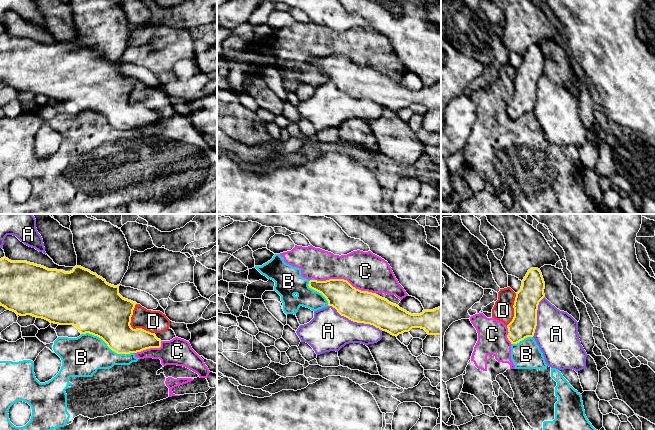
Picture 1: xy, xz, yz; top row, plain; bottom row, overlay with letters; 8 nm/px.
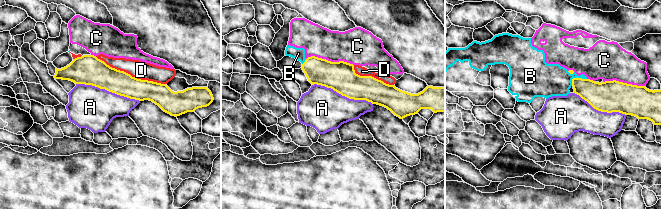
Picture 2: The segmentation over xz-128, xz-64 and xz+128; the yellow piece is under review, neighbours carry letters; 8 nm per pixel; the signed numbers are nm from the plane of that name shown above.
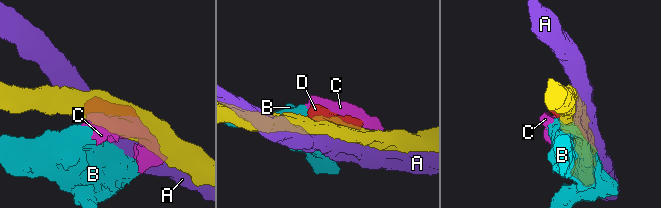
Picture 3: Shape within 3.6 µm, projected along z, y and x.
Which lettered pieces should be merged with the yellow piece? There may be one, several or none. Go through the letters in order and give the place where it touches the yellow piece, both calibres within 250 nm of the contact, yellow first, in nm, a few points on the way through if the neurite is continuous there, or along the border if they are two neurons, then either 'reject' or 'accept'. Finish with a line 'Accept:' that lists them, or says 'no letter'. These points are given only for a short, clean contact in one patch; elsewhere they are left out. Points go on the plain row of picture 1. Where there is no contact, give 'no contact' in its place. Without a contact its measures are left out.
A: meets yellow in xz at (355, 97); 260 nm thick on the yellow side, 320 nm on the other; reject
B: meets yellow in xy at (107, 121); 380 nm thick on the yellow side, 320 nm on the other; reject
C: meets yellow in xz at (343, 55); 260 nm thick on the yellow side, 300 nm on the other; reject
D: meets yellow in xy at (130, 102); 400 nm thick on the yellow side, 180 nm on the other; reject
Accept: no letter

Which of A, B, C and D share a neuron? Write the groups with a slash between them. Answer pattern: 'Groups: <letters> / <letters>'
Groups: A / B C D

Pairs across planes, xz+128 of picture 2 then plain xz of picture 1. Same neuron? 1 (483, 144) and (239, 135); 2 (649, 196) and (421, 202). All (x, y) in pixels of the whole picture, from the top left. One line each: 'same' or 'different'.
1: same
2: same

